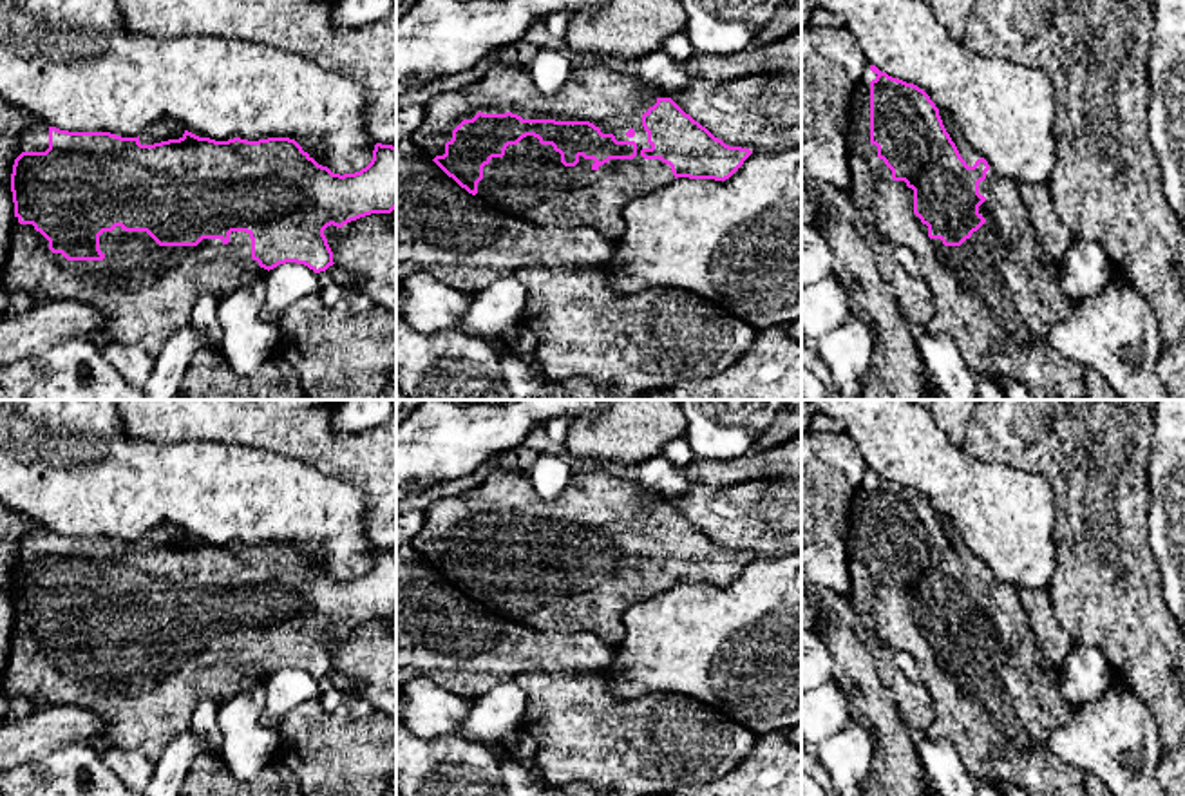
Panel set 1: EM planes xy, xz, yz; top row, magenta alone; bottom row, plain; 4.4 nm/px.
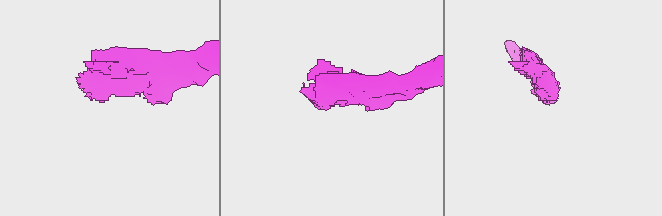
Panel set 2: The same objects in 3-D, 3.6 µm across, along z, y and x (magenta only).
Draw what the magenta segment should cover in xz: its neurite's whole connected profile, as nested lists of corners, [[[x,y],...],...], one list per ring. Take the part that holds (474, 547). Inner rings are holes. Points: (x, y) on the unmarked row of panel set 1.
[[[499,467],[467,494],[438,499],[423,514],[423,528],[411,545],[476,604],[537,631],[590,631],[608,646],[617,646],[624,637],[622,615],[635,602],[668,592],[677,583],[725,586],[753,559],[725,550],[671,503],[657,503],[635,481],[602,469],[575,472],[564,492],[546,501],[536,492],[530,474]]]

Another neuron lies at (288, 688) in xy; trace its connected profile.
[[[286,668],[270,675],[264,682],[266,702],[264,715],[270,720],[270,731],[279,733],[282,720],[302,702],[324,698],[318,680],[304,669]]]

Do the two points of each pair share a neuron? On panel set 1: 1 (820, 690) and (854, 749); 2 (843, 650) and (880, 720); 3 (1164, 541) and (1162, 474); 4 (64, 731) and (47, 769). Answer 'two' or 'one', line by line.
1: one
2: one
3: one
4: two

